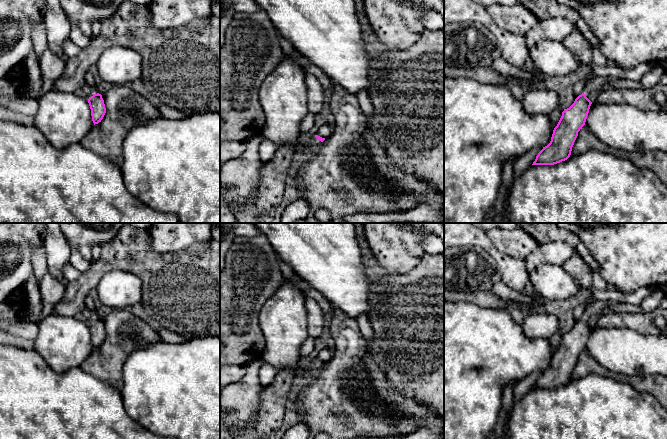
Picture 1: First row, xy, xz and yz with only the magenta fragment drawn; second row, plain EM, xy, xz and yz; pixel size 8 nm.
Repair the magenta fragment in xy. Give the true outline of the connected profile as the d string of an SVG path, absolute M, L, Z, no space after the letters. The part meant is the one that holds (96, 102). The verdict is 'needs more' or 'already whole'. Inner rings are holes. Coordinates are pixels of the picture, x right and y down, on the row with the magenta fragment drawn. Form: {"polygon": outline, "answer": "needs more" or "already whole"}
{"polygon": "M86 82L83 83L81 89L85 95L89 98L88 103L91 109L92 121L95 124L98 124L103 119L106 108L102 95L93 87L88 85Z", "answer": "needs more"}

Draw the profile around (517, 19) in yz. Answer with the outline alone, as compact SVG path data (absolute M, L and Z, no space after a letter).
M497 3L487 6L487 11L501 29L516 35L526 35L541 20L523 3L512 6Z

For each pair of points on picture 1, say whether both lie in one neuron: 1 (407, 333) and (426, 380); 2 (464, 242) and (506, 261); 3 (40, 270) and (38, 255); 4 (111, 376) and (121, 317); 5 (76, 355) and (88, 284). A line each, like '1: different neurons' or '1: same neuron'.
1: same neuron
2: same neuron
3: same neuron
4: same neuron
5: different neurons

